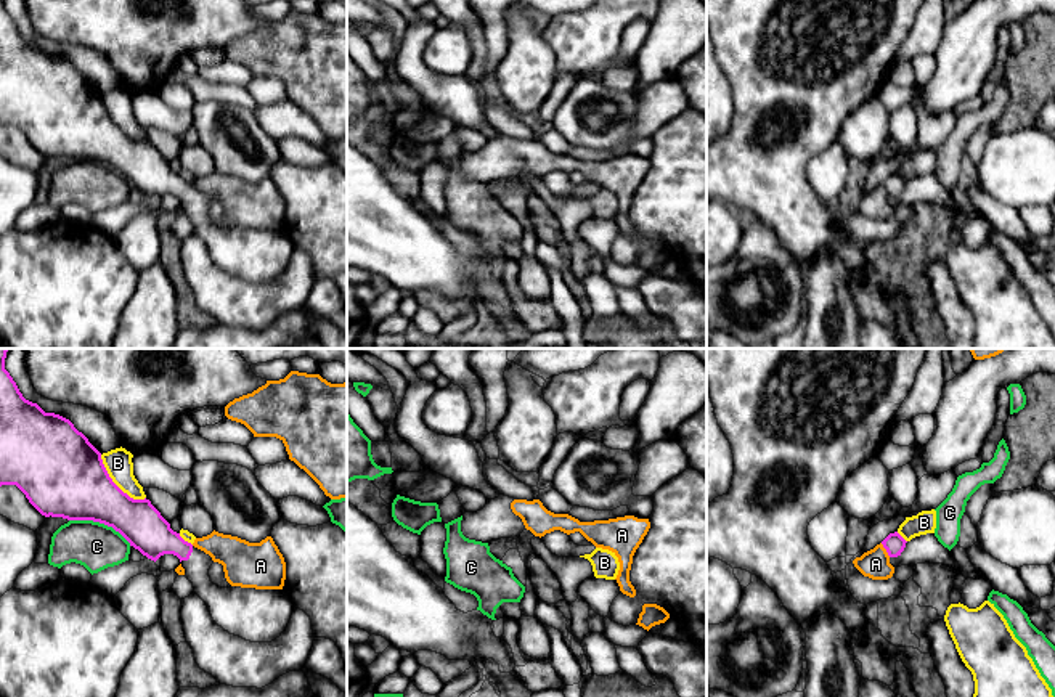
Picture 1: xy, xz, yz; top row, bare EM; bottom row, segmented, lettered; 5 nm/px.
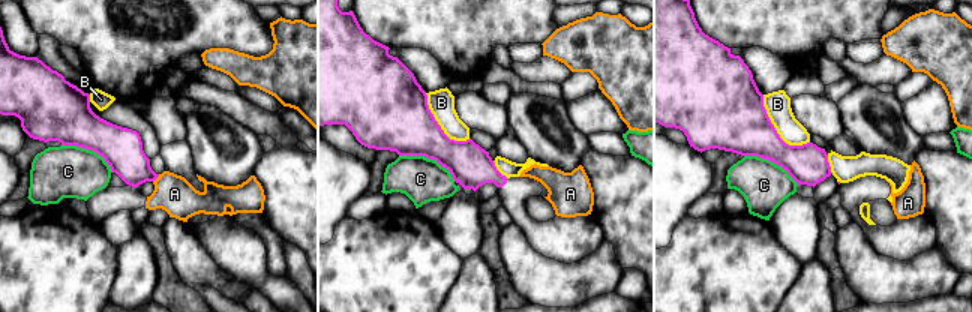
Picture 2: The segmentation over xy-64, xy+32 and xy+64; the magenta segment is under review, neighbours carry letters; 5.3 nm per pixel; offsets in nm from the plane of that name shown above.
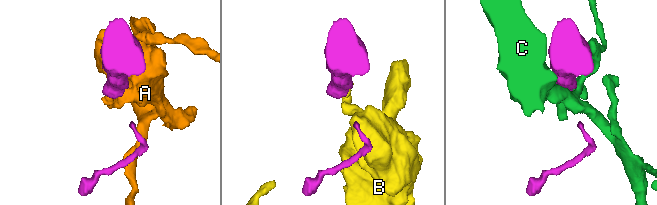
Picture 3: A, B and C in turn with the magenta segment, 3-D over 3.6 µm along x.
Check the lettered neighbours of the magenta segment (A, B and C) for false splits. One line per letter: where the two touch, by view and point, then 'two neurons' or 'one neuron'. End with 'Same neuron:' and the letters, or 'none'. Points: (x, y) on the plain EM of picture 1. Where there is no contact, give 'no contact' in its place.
A: yz (885, 188) | two neurons
B: xy (114, 124) | two neurons
C: xy (100, 163) | two neurons
Same neuron: none

